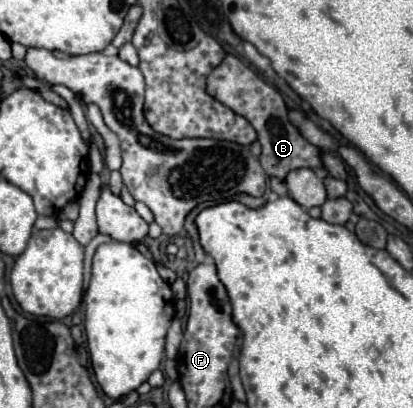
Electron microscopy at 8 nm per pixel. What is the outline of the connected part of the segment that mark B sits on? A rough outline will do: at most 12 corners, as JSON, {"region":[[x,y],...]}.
{"region":[[227,55],[207,93],[257,131],[269,177],[323,165],[281,93]]}

